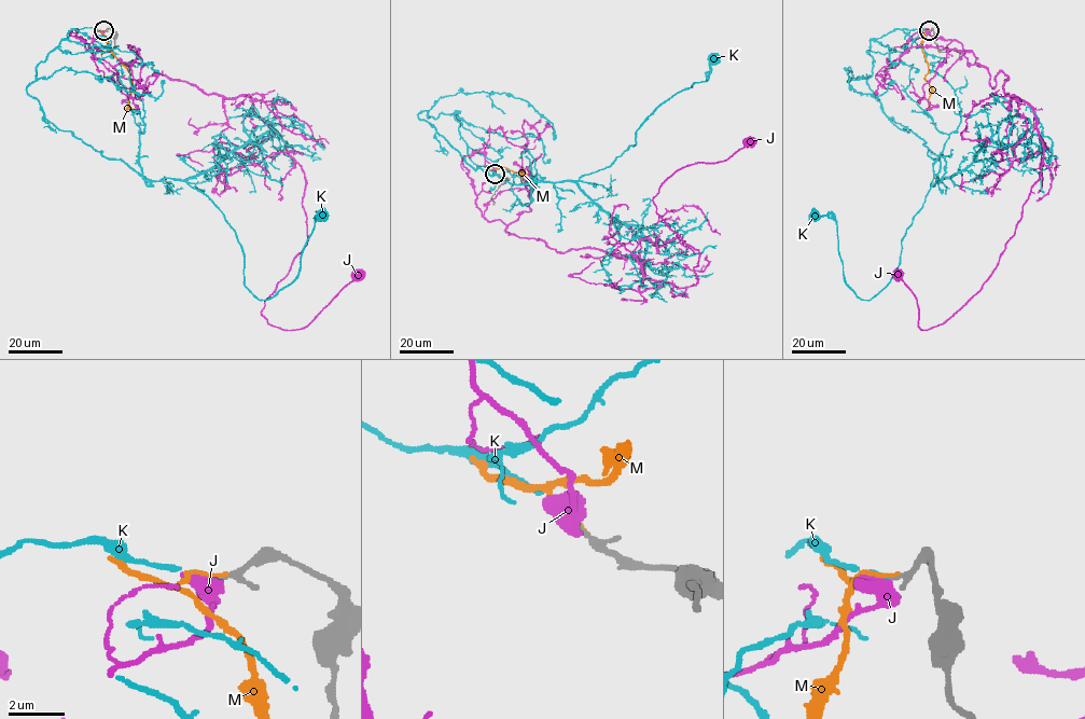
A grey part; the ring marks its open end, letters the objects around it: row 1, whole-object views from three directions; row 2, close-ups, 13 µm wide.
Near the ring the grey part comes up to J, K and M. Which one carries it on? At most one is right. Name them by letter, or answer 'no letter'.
K

